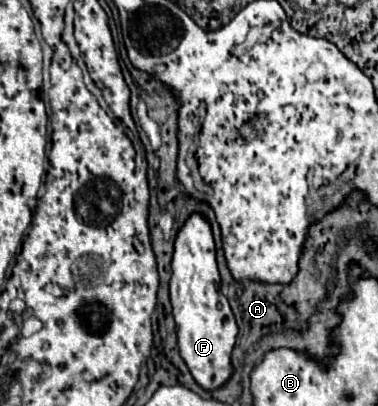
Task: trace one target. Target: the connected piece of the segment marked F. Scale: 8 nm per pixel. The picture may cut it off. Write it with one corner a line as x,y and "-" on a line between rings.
192,214
174,240
170,286
180,356
204,390
218,390
232,378
234,372
230,356
236,346
238,326
228,300
220,292
220,272
216,266
212,228
200,214

